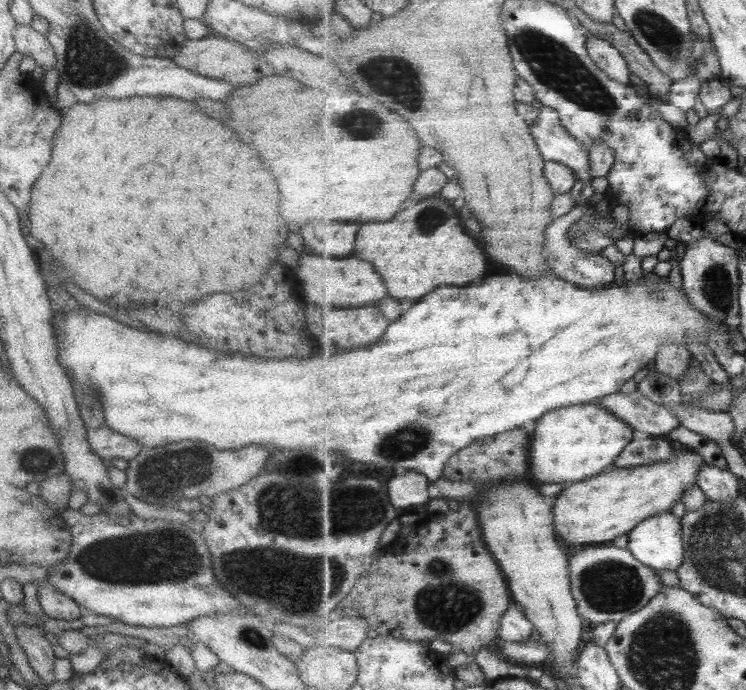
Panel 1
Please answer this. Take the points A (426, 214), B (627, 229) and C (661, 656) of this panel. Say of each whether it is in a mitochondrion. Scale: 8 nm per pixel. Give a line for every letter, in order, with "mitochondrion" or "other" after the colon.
A: mitochondrion
B: mitochondrion
C: mitochondrion

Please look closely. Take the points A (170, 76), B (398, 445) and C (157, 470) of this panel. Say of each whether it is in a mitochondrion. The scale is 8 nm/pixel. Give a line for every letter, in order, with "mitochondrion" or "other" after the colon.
A: other
B: mitochondrion
C: mitochondrion

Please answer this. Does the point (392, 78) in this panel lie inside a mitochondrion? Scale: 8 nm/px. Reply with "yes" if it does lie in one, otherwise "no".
yes

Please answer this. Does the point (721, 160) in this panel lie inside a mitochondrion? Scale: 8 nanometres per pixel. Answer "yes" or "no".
no

